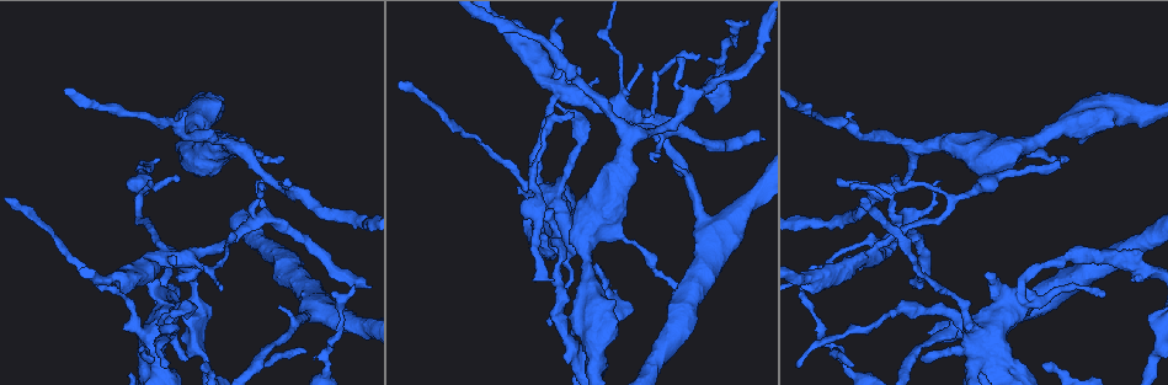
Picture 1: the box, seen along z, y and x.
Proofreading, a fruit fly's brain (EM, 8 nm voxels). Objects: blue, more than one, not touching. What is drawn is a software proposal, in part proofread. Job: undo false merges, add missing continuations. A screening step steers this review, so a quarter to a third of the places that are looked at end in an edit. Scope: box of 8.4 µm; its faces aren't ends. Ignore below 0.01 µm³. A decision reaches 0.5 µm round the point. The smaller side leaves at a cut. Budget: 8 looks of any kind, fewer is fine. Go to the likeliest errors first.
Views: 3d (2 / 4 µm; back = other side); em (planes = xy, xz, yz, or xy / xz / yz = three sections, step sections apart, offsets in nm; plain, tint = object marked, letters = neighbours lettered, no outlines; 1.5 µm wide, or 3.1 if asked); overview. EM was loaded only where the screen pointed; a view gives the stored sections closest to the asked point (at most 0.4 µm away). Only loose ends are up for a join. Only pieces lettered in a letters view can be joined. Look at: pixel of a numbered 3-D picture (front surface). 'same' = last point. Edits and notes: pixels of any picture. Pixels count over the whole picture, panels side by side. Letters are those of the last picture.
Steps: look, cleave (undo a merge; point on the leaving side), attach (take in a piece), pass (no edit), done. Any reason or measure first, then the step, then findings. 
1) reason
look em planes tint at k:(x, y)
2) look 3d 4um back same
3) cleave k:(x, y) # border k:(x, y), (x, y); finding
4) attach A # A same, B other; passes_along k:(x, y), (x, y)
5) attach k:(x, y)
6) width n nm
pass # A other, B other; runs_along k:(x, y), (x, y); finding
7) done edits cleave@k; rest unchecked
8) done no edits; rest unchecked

thick end
look 3d 2um at 1:(189, 359)

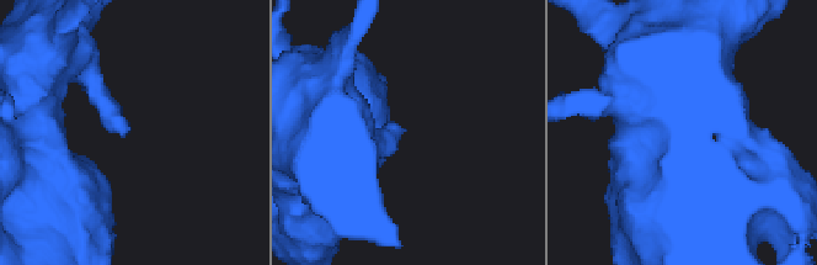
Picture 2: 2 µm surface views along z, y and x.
now the EM
look em planes letters at 2:(405, 130)

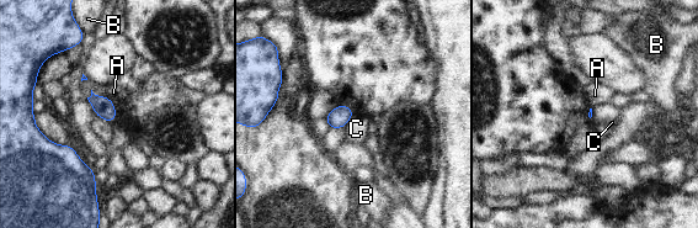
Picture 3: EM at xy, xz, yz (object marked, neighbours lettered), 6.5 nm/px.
longest_contact C 140 nm
pass # A other, B other, C other; border 3:(356, 112), (342, 127); none of them fits

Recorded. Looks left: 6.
thin end
look 3d 4um at 1:(547, 324)

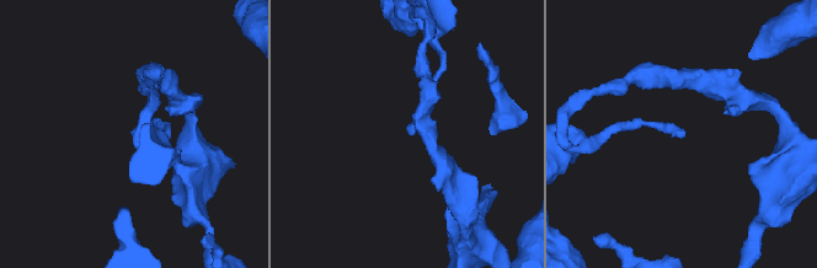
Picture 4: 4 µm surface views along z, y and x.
need the tissue
look em xy step 8 letters at 4:(683, 136)

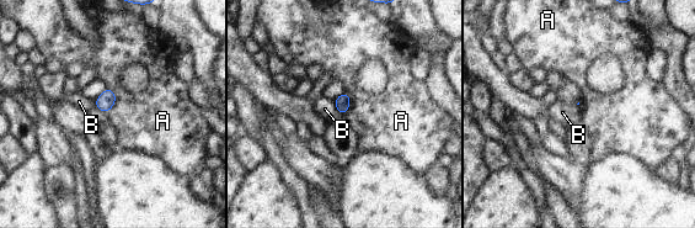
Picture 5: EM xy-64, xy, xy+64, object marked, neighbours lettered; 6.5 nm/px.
pass # A other, B other; border 5:(108, 86), (116, 102), (106, 114); no lettered piece goes on from it

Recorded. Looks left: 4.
tapers out
look em xy step 4 tint at 1:(678, 57)

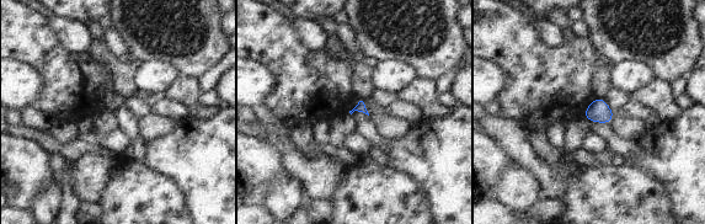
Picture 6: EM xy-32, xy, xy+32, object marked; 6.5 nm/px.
what lies round it
look em xy step 4 letters same

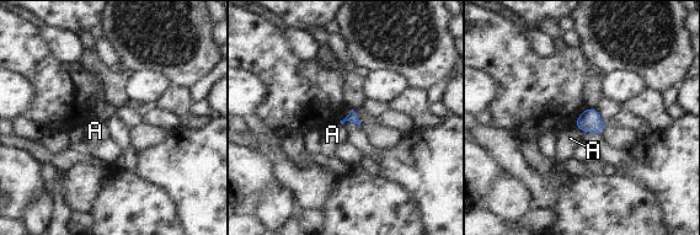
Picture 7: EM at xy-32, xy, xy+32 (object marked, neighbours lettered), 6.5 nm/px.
pass # A other; border 7:(575, 124), (583, 132); no lettered piece goes on from it

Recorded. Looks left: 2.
done no edits; rest unchecked

